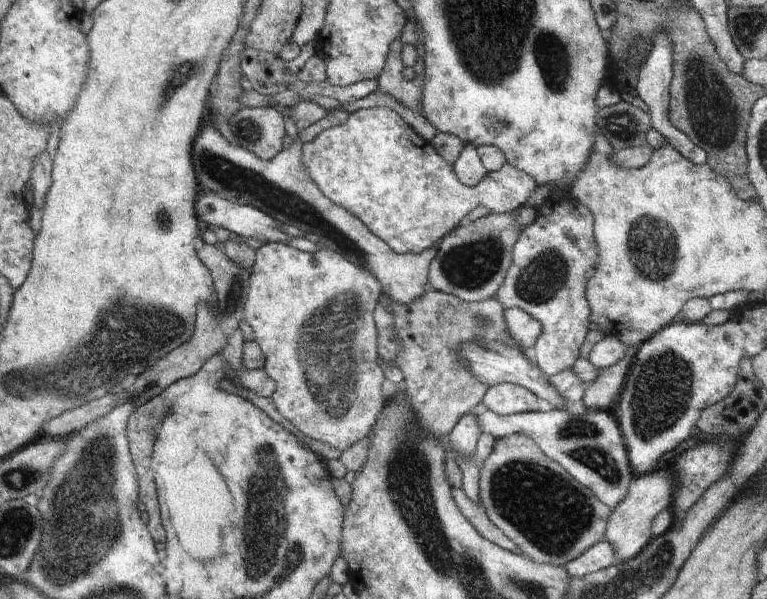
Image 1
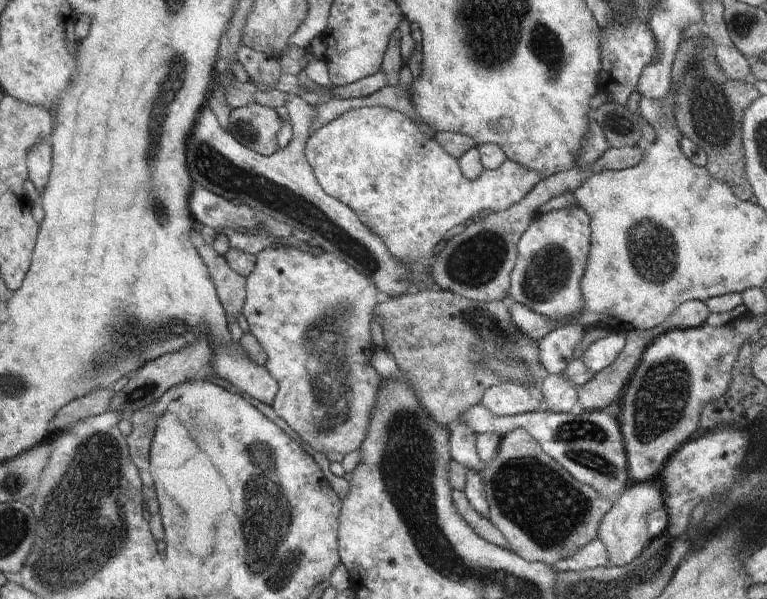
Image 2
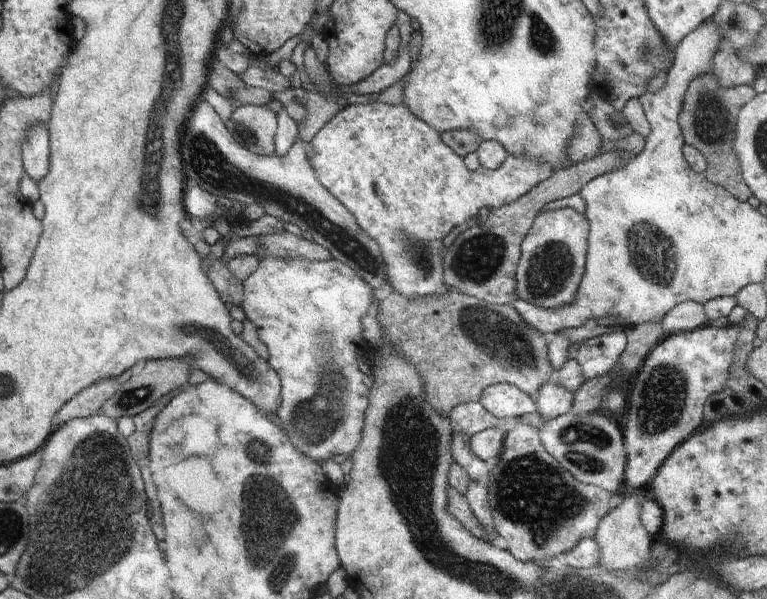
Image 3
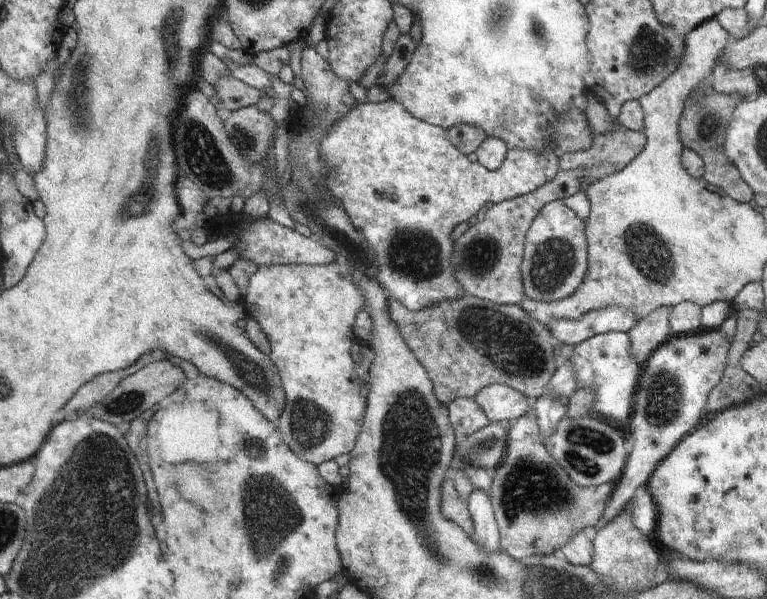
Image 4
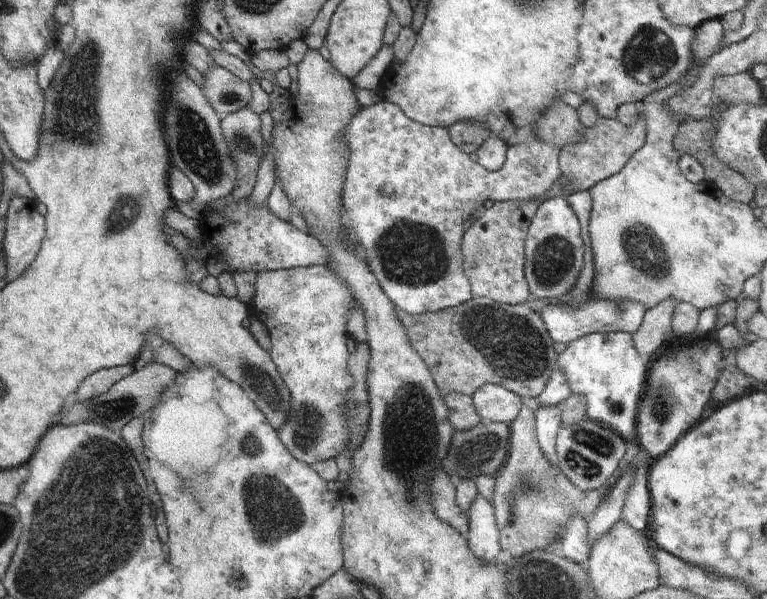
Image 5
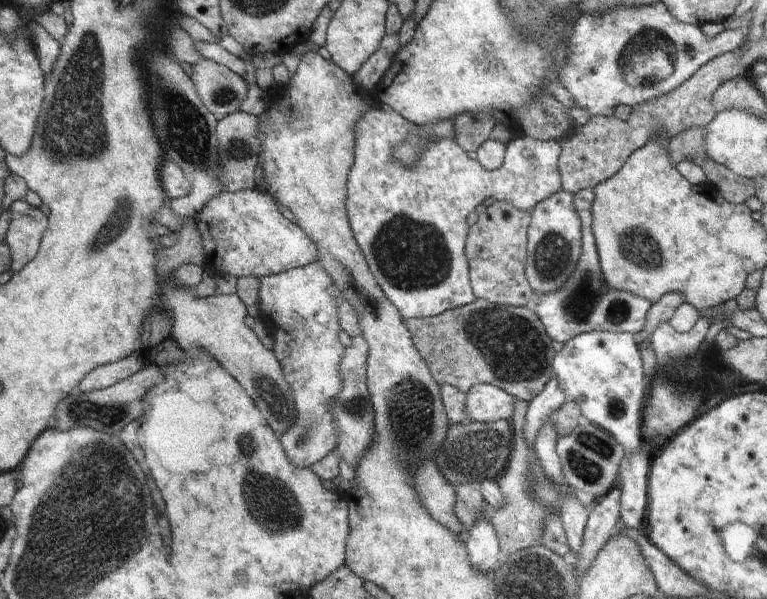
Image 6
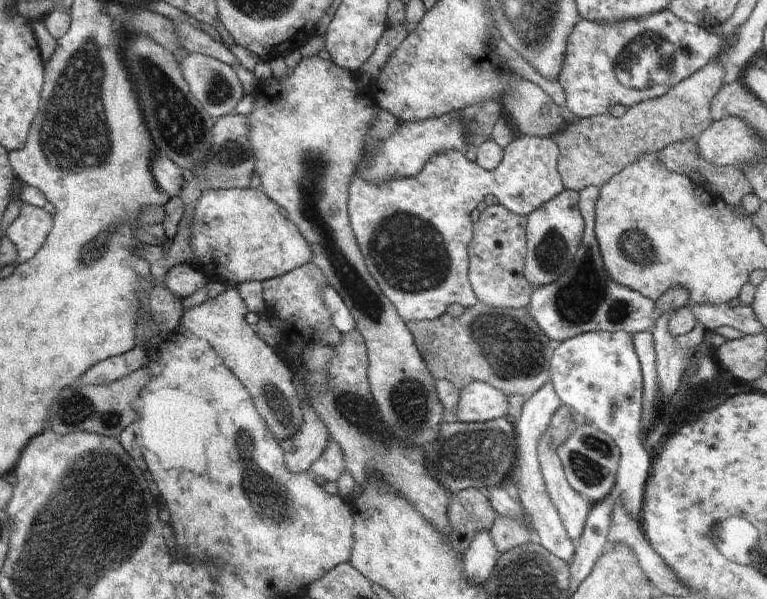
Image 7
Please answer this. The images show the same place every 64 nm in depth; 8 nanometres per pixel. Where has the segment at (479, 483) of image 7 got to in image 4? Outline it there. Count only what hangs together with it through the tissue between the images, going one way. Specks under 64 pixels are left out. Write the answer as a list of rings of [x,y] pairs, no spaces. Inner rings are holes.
[[[491,423],[464,438],[457,438],[453,463],[464,472],[462,465],[489,470],[502,462],[507,448],[508,425]]]

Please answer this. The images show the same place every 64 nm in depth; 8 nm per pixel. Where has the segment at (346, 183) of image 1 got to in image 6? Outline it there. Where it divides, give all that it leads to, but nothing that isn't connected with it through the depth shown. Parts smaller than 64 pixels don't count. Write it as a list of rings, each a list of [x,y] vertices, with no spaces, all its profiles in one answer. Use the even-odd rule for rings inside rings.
[[[376,104],[370,113],[358,122],[356,130],[356,143],[354,150],[354,165],[349,173],[347,183],[346,210],[349,219],[353,237],[357,241],[358,247],[364,256],[366,265],[372,276],[376,280],[378,287],[386,296],[386,299],[398,310],[401,318],[418,319],[434,317],[443,314],[445,311],[462,307],[475,302],[476,296],[473,294],[471,283],[469,280],[469,265],[465,254],[466,240],[469,234],[470,224],[467,222],[468,215],[476,211],[476,207],[483,204],[488,197],[495,198],[496,201],[506,202],[518,211],[527,211],[531,213],[536,204],[543,202],[546,198],[550,198],[552,194],[562,191],[561,176],[557,165],[561,146],[558,141],[538,141],[527,135],[516,135],[507,145],[505,145],[505,158],[502,166],[494,171],[486,171],[476,160],[471,160],[466,152],[452,139],[443,139],[442,141],[433,141],[423,145],[423,154],[421,155],[418,165],[402,165],[398,163],[392,156],[391,150],[395,145],[408,141],[413,145],[420,143],[417,140],[417,128],[419,126],[402,119],[395,111],[392,111],[387,105]]]

